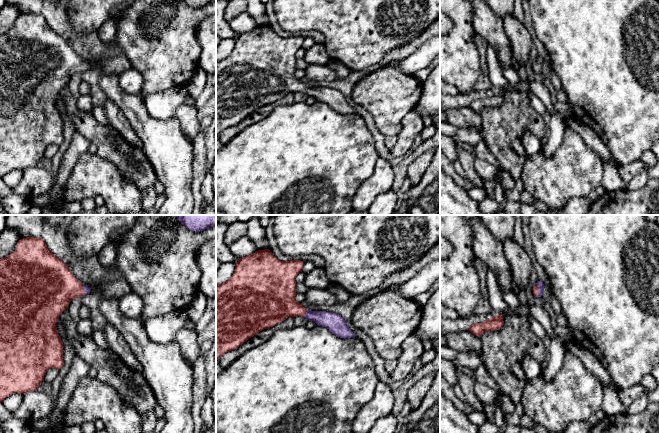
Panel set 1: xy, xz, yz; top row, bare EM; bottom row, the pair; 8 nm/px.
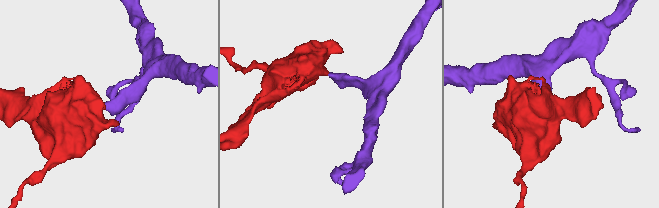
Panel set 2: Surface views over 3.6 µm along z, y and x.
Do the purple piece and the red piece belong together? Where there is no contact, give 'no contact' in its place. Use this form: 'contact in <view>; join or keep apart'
contact in xz; join

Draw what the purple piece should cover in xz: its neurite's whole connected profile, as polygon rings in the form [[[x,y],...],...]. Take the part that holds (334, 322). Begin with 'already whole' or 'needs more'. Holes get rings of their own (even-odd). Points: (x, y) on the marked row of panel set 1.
needs more; [[[269,249],[258,250],[238,260],[231,278],[216,285],[216,361],[260,331],[288,317],[302,316],[318,326],[326,327],[337,337],[355,338],[350,325],[339,314],[307,310],[296,301],[295,278],[302,272],[303,265],[300,260],[280,261]]]

